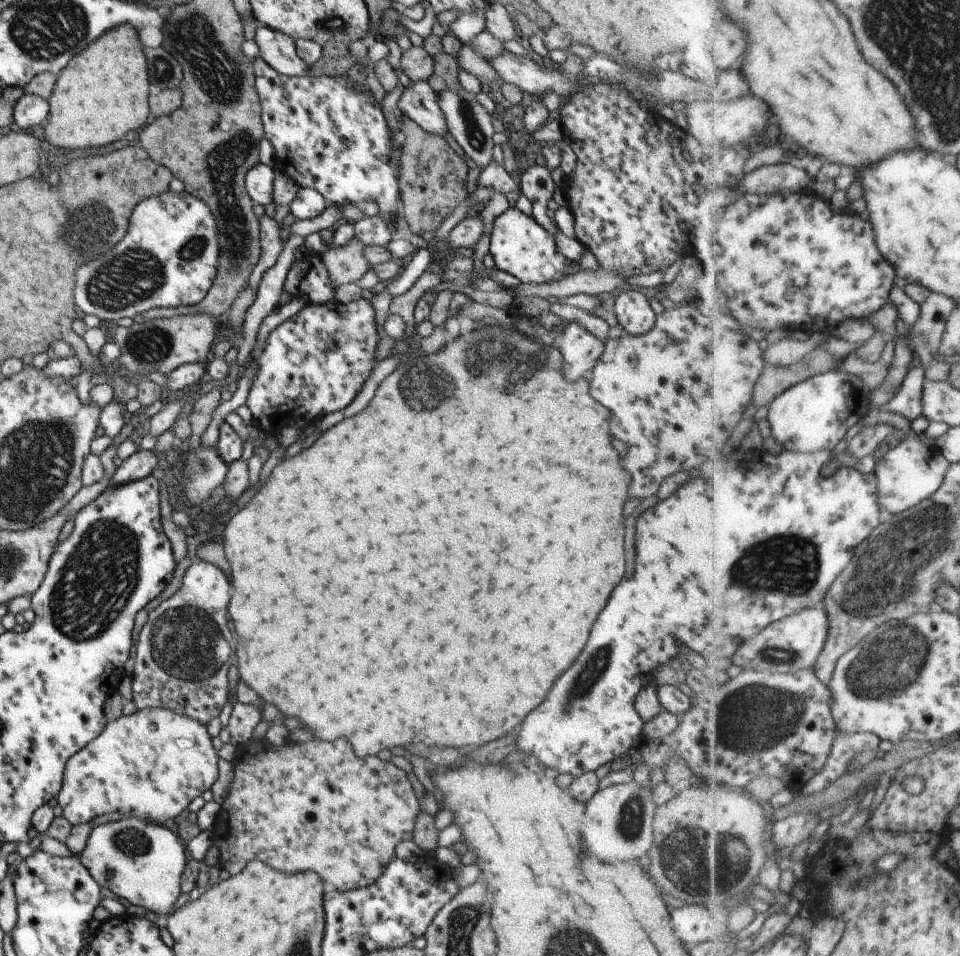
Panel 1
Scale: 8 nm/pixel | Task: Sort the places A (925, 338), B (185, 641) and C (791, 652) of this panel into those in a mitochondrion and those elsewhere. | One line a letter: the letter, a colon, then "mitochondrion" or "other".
A: mitochondrion
B: mitochondrion
C: mitochondrion

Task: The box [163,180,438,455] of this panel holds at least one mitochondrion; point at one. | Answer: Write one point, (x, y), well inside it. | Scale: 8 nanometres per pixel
(194, 247)

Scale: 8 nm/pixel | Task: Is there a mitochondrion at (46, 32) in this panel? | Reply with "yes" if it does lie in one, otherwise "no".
yes

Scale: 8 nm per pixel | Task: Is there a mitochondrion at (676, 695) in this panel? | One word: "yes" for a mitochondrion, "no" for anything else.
no

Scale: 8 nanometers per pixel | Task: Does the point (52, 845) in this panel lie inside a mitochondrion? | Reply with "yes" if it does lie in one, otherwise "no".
no

